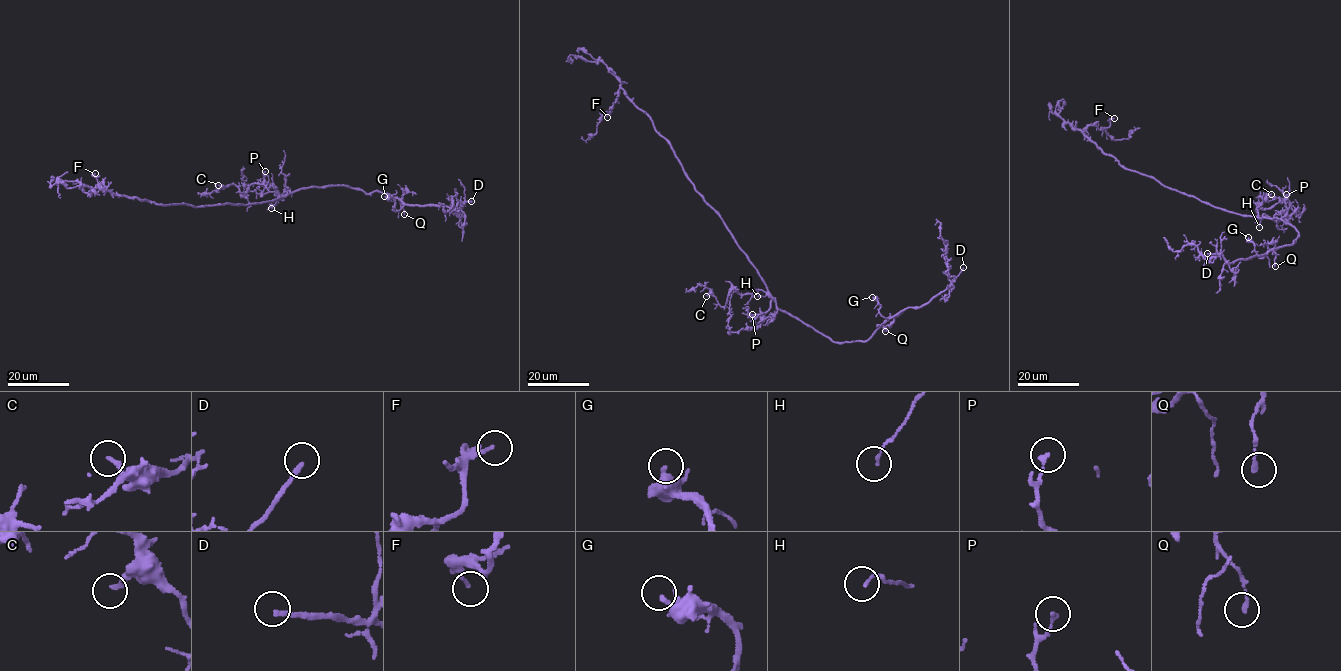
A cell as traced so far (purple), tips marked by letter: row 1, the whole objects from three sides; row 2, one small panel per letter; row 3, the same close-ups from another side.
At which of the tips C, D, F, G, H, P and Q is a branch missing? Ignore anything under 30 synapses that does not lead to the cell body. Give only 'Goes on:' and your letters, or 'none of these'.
Goes on: D

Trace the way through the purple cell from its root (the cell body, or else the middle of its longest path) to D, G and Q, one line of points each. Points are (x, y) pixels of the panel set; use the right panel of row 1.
D: (1245, 215), (1283, 221), (1298, 233), (1295, 243), (1229, 263), (1220, 255), (1207, 253)
G: (1245, 215), (1279, 218), (1294, 227), (1298, 234), (1295, 243), (1272, 248), (1262, 258), (1248, 237)
Q: (1245, 215), (1274, 217), (1298, 233), (1295, 243), (1273, 250), (1275, 266)

